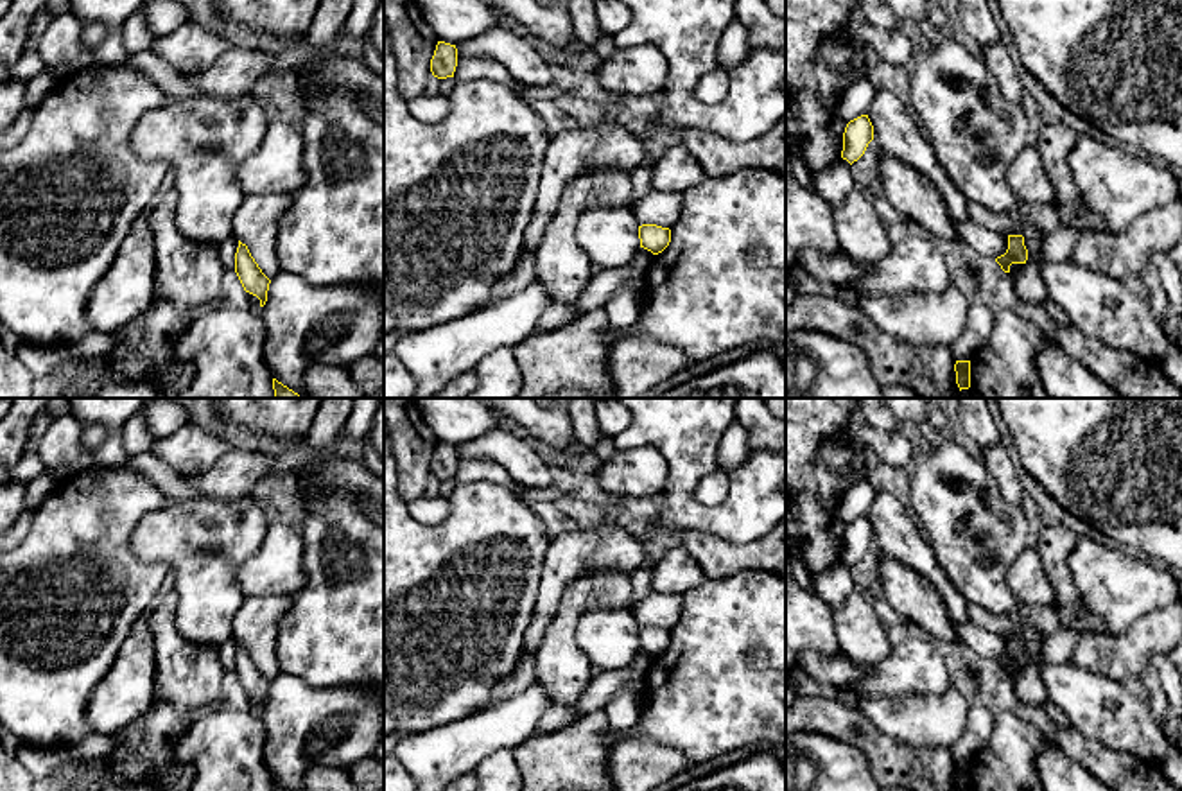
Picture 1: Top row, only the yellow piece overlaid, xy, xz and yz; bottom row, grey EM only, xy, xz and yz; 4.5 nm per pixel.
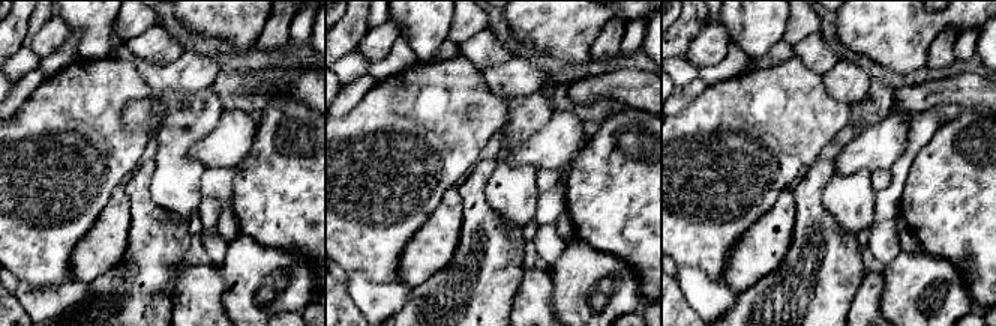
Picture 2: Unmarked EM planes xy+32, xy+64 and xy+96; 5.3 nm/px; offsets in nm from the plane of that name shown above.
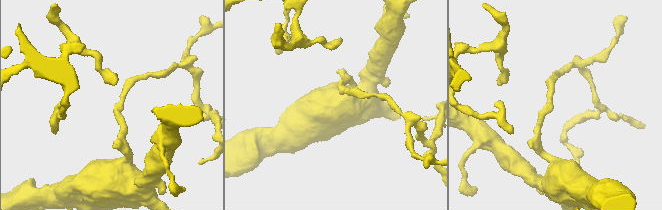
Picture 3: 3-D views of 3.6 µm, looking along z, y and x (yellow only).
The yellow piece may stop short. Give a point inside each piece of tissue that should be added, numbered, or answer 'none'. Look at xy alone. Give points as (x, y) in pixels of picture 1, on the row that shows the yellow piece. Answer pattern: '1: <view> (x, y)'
none

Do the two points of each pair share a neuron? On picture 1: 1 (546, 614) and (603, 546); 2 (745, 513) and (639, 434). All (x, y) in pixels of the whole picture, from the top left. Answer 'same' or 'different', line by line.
1: same
2: same

